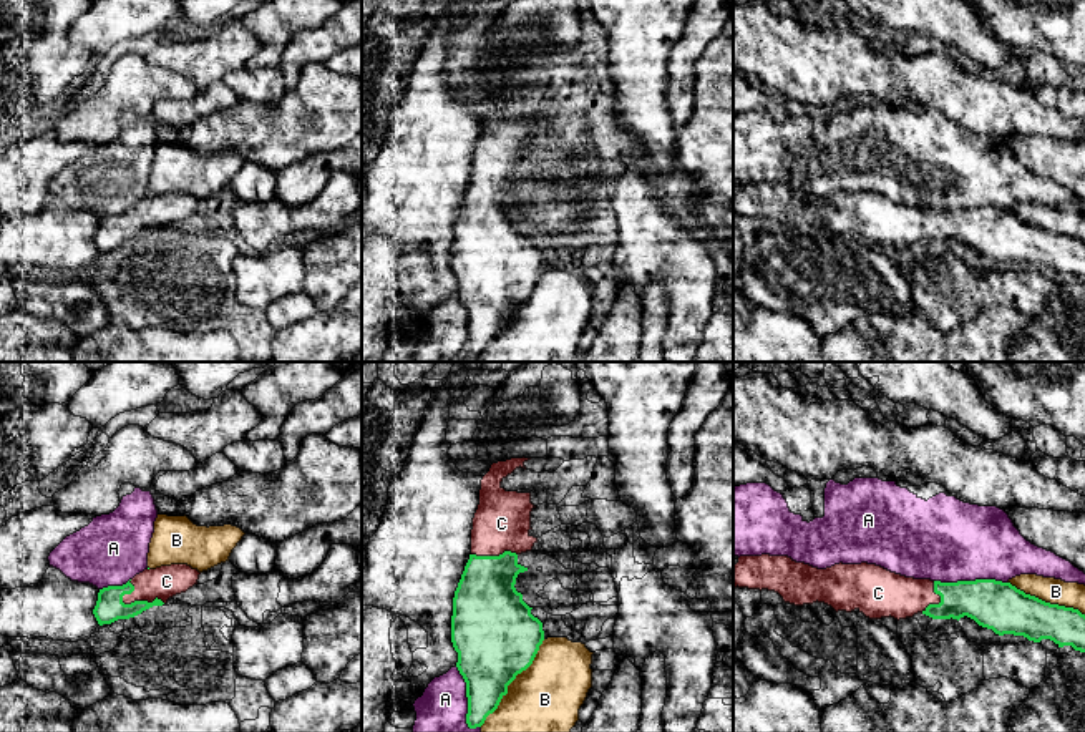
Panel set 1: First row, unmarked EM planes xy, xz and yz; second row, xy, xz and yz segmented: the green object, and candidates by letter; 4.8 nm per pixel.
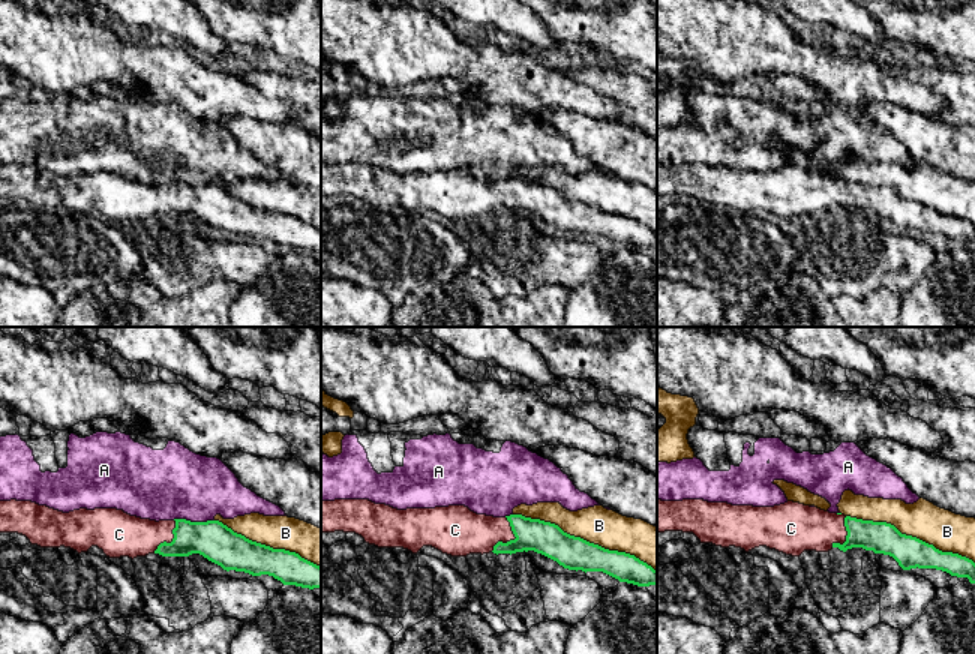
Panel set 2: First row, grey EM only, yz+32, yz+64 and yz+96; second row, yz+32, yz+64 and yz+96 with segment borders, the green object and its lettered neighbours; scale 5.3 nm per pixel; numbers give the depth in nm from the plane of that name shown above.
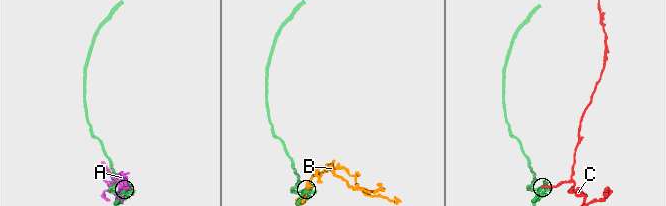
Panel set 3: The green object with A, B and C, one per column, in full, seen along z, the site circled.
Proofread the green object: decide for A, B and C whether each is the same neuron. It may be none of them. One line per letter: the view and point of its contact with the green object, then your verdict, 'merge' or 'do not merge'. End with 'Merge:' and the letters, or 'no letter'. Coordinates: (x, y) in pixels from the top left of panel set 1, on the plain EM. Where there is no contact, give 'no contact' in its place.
A: xz (468, 331) | do not merge
B: xz (511, 309) | do not merge
C: xy (141, 229) | merge
Merge: C

